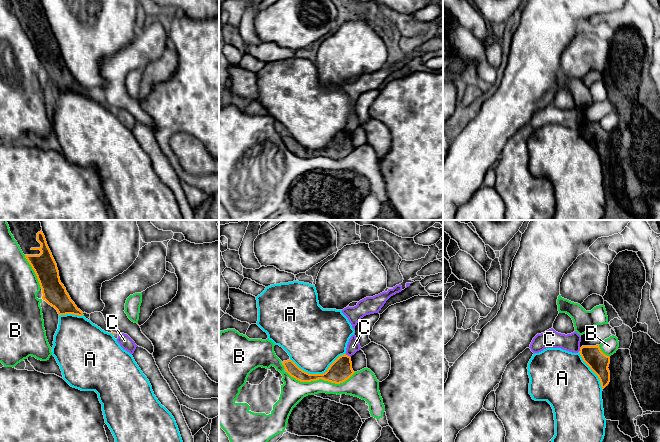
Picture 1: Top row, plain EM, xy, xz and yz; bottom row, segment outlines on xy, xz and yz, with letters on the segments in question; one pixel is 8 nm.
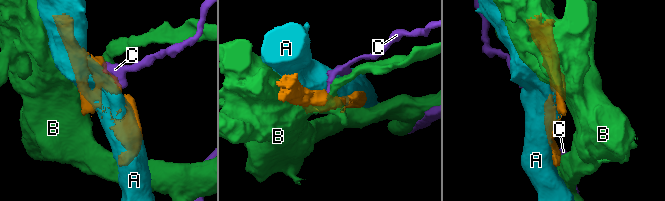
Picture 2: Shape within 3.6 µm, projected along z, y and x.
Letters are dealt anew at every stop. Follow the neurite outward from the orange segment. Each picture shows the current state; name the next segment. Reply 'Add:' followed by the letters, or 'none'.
Add: none

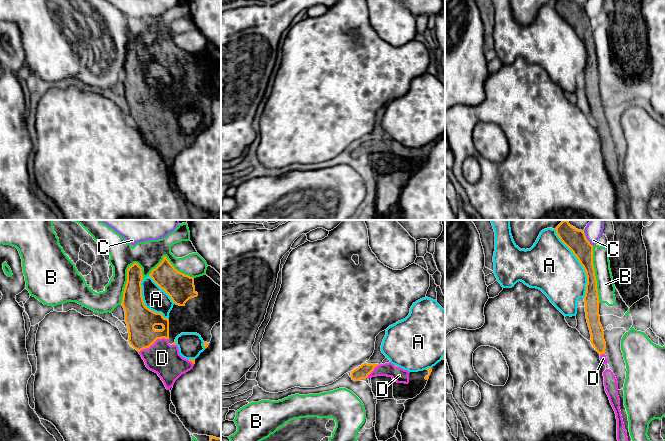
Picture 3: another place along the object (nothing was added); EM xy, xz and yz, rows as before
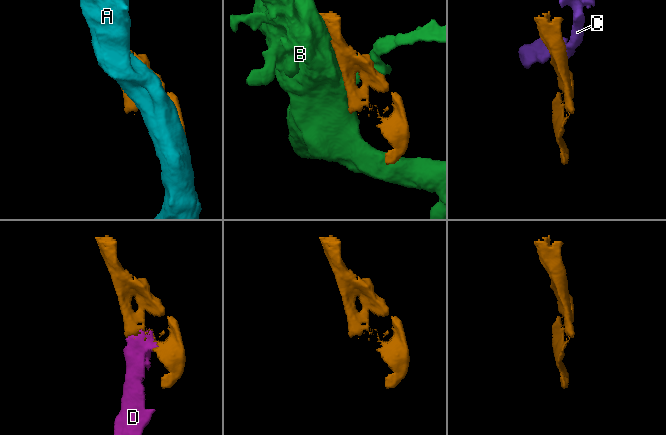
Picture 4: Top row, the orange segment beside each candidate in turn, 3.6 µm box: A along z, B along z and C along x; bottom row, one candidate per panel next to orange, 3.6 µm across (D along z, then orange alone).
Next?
Add: D

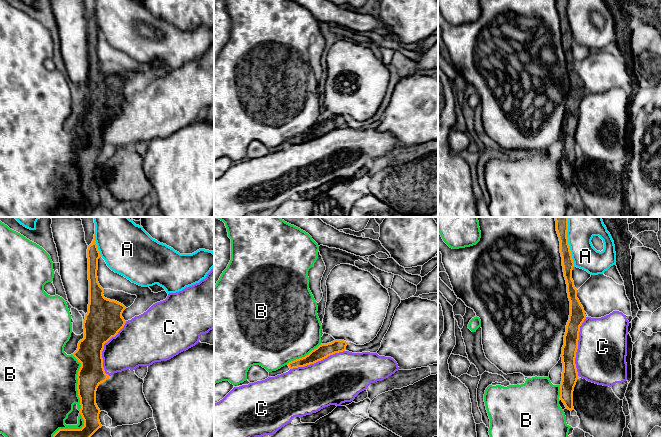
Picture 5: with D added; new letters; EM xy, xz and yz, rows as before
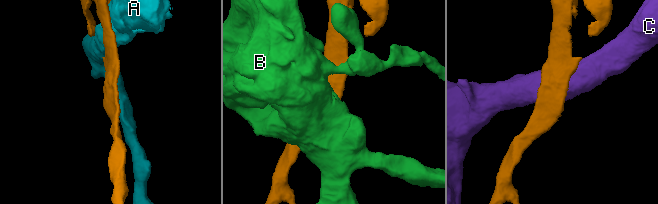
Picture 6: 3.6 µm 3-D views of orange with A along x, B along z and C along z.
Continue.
Add: none

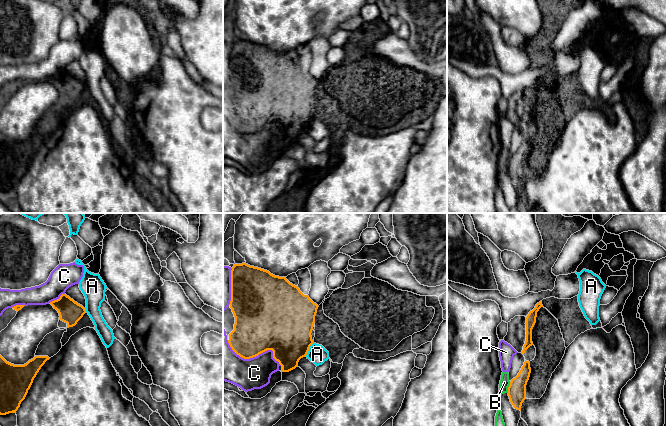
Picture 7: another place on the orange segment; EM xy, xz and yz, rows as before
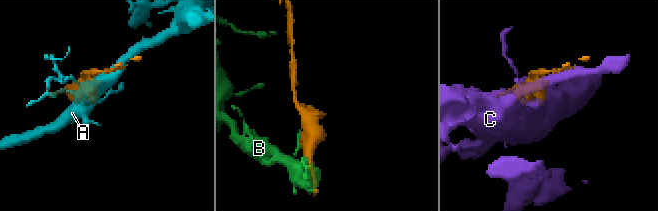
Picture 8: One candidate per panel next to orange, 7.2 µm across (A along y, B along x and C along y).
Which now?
Add: none

